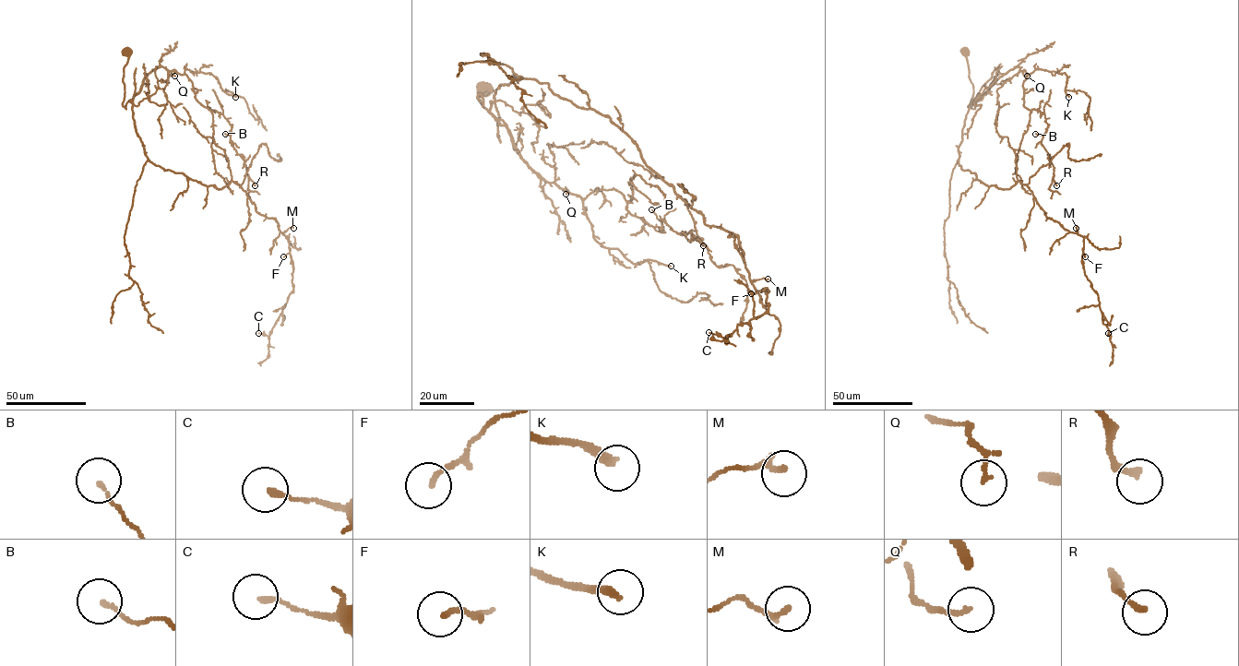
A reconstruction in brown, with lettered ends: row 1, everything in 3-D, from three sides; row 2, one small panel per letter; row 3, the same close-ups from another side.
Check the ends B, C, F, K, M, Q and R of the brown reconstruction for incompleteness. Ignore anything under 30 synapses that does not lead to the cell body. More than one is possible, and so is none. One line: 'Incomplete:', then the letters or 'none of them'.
Incomplete: none of them

